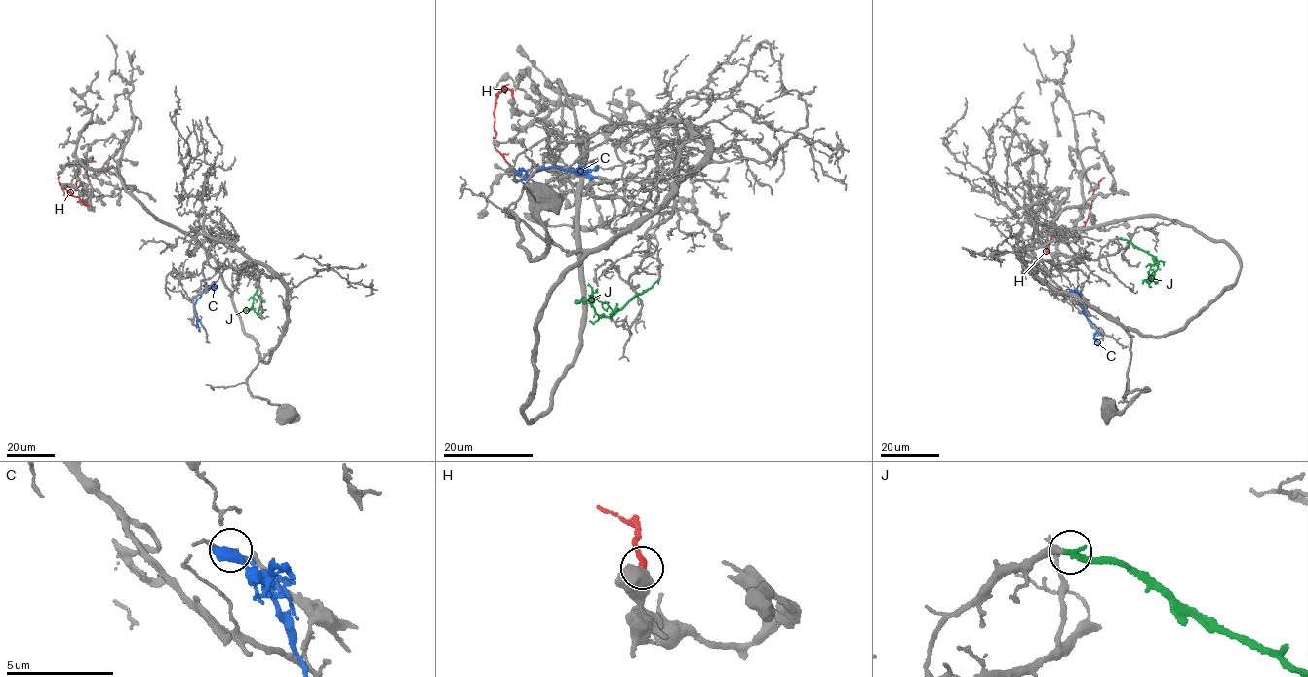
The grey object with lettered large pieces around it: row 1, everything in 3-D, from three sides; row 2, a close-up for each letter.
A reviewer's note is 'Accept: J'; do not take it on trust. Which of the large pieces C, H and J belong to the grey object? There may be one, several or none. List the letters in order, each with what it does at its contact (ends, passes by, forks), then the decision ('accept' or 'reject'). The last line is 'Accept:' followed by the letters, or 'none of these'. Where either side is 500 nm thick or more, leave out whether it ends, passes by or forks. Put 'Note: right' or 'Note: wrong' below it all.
C: it ends | reject
H: reject
J: it ends | accept
Accept: J
Note: right

